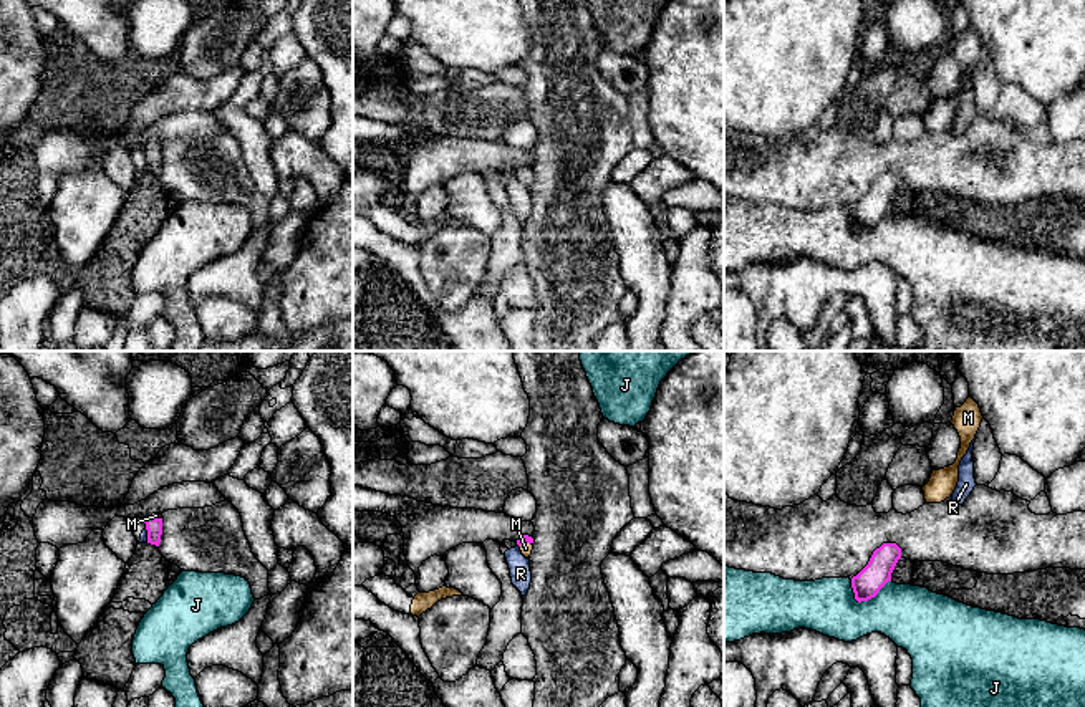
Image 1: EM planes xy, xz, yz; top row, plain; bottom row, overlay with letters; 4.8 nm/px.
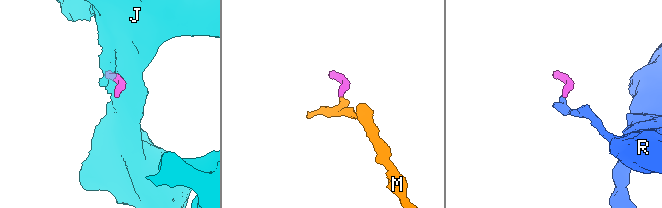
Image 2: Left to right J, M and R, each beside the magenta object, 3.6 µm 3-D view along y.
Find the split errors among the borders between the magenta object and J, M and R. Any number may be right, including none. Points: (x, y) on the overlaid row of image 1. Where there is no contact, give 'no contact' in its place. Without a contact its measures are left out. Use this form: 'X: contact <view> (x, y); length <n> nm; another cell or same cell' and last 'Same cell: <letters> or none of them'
J: contact yz (872, 596); length 200 nm; another cell
M: contact xz (524, 543); length 70 nm; same cell
R: contact xy (148, 535); length 70 nm; another cell
Same cell: M

